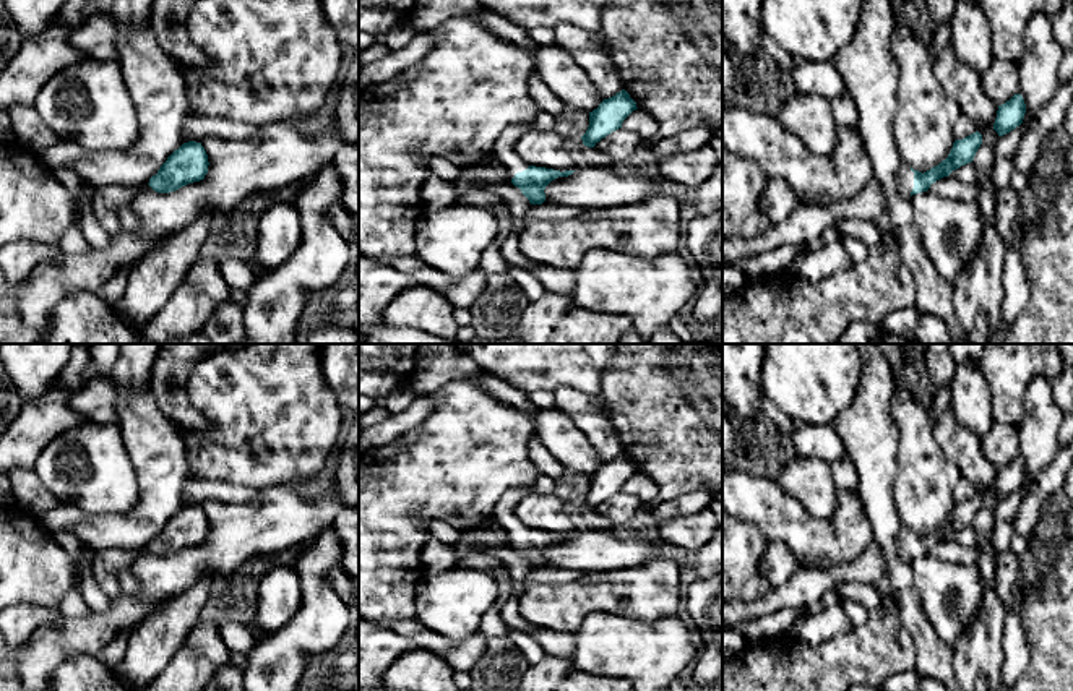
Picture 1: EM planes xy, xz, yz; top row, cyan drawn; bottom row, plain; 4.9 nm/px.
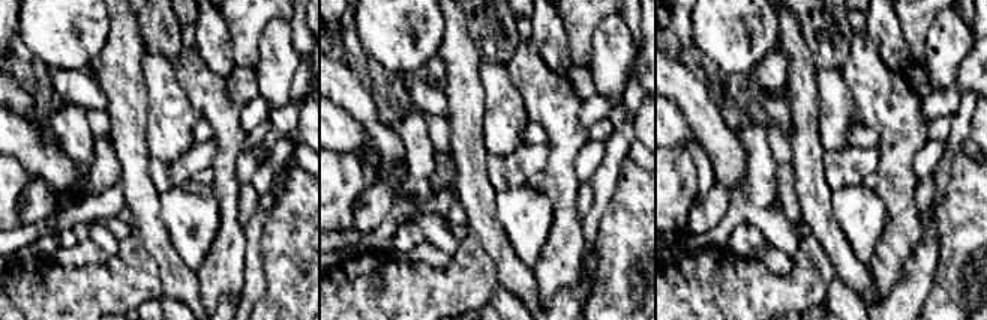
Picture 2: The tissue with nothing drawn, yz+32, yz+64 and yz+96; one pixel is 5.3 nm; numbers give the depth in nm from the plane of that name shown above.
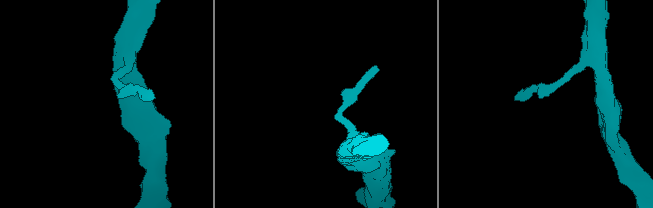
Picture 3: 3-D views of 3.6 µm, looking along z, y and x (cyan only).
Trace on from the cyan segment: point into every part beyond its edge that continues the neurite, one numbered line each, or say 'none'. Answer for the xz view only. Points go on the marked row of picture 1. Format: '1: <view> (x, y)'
1: xz (505, 148)

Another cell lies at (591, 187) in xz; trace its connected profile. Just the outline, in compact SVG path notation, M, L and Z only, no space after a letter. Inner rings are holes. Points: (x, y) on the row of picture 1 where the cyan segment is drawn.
M599 165L575 169L571 175L558 177L545 187L542 204L581 209L617 208L659 195L662 178L654 169L625 169L625 174Z

